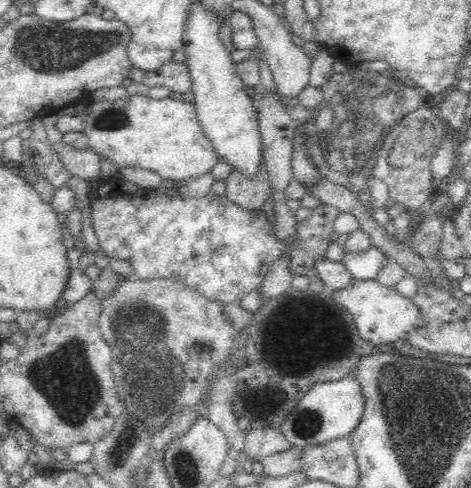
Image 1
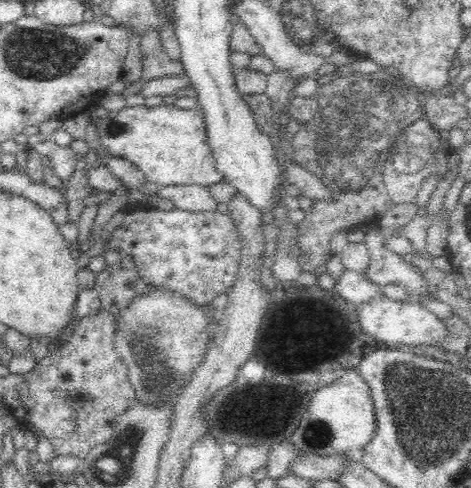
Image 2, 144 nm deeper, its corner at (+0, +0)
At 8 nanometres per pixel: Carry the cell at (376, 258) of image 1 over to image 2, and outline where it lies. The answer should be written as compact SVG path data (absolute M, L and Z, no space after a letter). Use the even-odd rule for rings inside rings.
M376 218L370 230L366 232L364 244L368 248L370 262L362 276L366 276L368 282L372 282L374 286L382 286L382 288L388 284L402 284L406 292L426 296L426 290L424 290L426 284L420 278L420 274L414 268L410 268L402 256L394 254L386 246L386 238L382 236L380 218Z

